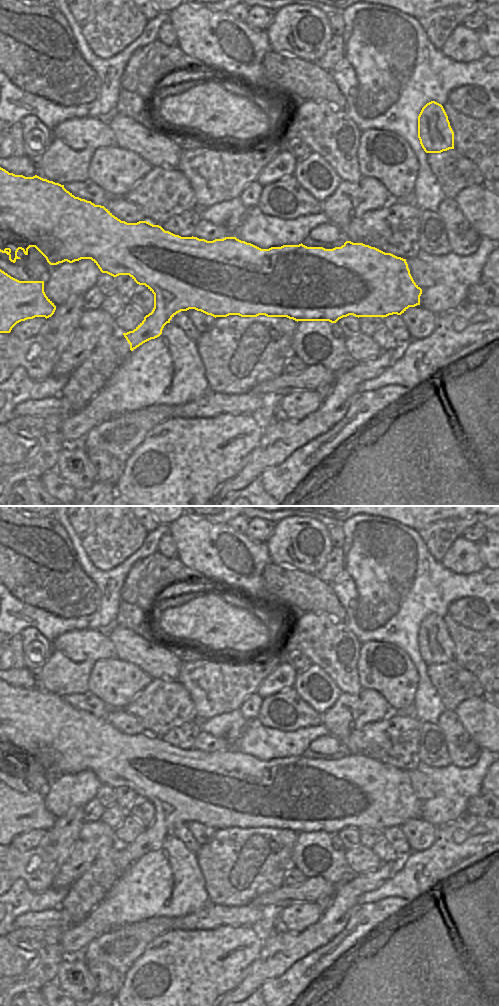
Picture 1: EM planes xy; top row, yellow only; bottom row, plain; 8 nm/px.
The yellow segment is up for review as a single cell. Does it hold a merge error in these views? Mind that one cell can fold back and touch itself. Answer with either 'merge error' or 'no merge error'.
no merge error

